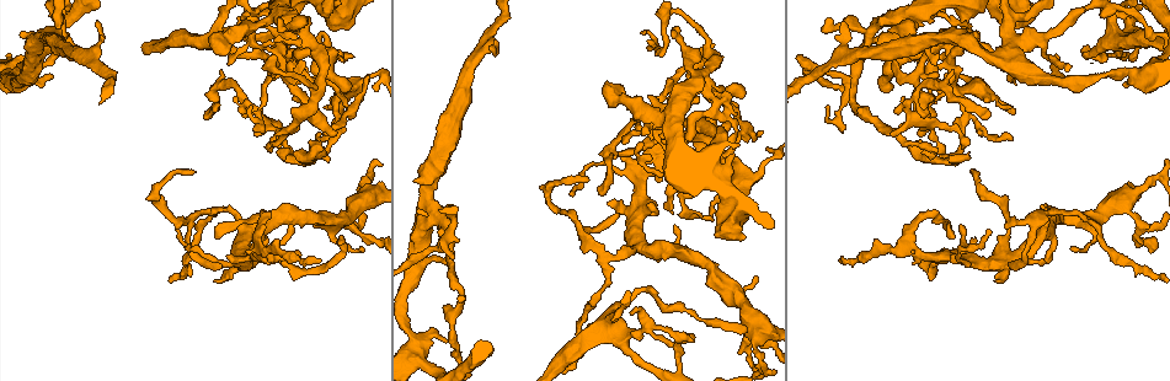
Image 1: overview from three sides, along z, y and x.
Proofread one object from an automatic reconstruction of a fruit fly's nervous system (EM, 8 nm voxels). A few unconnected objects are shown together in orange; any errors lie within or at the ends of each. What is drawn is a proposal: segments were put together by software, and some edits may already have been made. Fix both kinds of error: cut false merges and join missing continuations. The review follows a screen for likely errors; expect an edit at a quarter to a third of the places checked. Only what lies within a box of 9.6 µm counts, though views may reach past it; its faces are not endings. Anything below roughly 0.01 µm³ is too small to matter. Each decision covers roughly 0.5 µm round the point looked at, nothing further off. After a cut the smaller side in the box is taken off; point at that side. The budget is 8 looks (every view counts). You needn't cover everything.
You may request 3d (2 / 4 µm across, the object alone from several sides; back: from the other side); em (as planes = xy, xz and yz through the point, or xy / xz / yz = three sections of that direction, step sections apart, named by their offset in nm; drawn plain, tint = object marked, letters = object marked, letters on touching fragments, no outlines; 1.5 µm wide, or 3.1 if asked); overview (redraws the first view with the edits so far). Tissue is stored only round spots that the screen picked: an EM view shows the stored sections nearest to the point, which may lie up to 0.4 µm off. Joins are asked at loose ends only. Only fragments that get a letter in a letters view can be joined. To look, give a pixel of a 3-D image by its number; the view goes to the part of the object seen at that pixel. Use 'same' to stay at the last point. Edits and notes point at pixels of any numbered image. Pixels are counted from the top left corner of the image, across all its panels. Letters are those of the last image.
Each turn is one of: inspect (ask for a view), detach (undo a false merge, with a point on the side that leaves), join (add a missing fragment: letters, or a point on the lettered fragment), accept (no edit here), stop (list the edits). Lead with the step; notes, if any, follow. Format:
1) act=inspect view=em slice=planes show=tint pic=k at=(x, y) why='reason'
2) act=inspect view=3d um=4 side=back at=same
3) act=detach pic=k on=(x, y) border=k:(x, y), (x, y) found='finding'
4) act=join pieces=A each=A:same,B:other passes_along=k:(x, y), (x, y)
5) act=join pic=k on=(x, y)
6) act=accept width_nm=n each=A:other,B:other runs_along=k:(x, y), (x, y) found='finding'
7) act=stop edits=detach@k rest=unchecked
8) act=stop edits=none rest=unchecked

act=inspect view=em slice=xz step=4 show=tint pic=1 at=(714, 219) why='branch stops here'

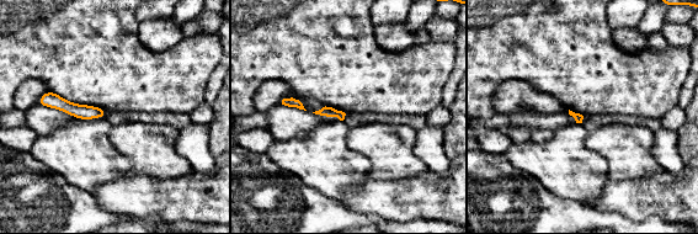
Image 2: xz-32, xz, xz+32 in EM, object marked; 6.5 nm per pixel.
act=inspect view=em slice=planes show=letters at=same

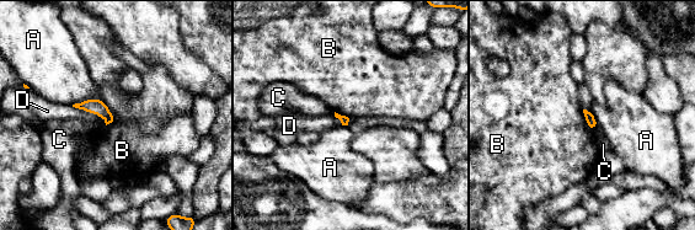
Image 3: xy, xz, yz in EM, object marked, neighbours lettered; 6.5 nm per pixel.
act=join pieces=D each=A:other,B:other,C:other,D:same found='the neuron continues'

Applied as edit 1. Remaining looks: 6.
act=inspect view=overview

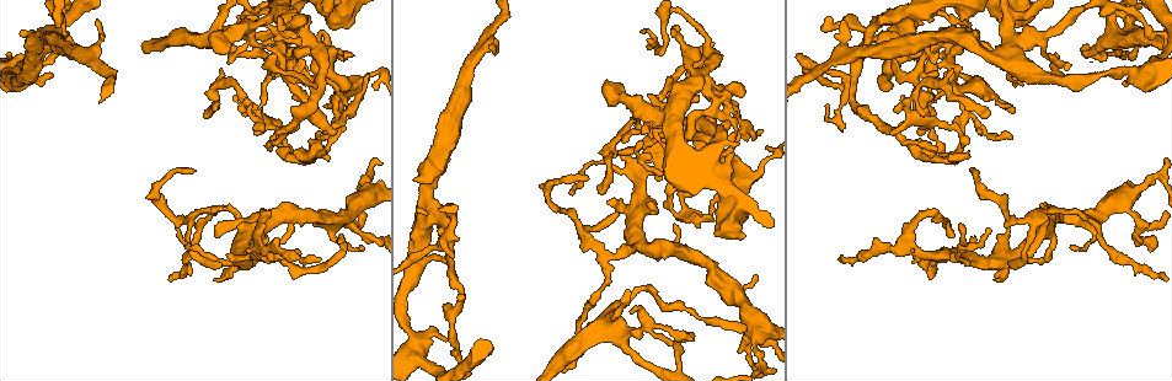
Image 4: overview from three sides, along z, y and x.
act=inspect view=em slice=planes show=tint pic=4 at=(290, 65) why='sharp bend'

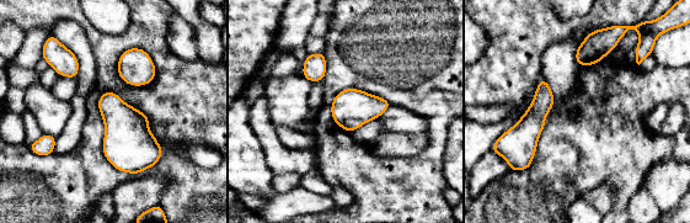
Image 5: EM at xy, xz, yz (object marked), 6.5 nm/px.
act=inspect view=em slice=planes show=letters at=same

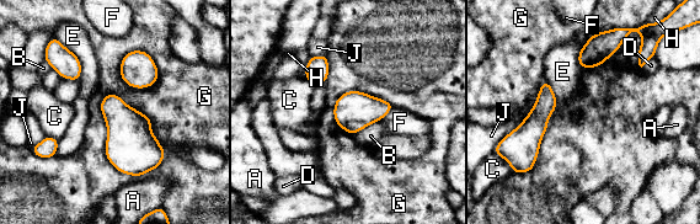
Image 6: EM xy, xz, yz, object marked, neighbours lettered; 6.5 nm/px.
act=accept each=A:other,B:other,C:other,D:other,E:other,F:other,G:other,H:other,J:other runs_along=6:(545, 85), (533, 158) found='all the same neuron'

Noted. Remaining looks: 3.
act=inspect view=em slice=yz step=4 show=tint pic=4 at=(224, 54) why='an open end'

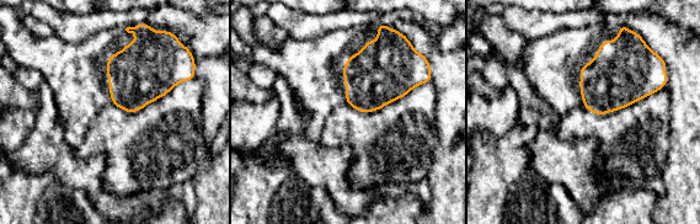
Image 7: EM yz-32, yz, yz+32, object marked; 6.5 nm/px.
act=inspect view=em slice=planes show=letters at=same why='another direction'

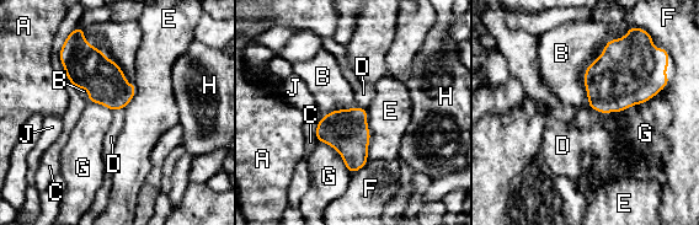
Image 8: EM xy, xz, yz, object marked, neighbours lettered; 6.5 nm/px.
act=join pieces=B each=A:other,B:same,C:other,D:other,E:other,F:other,G:other,H:other,J:other found='the neuron continues'

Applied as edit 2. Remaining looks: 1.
act=stop edits=join@3,join@8 rest=unchecked

